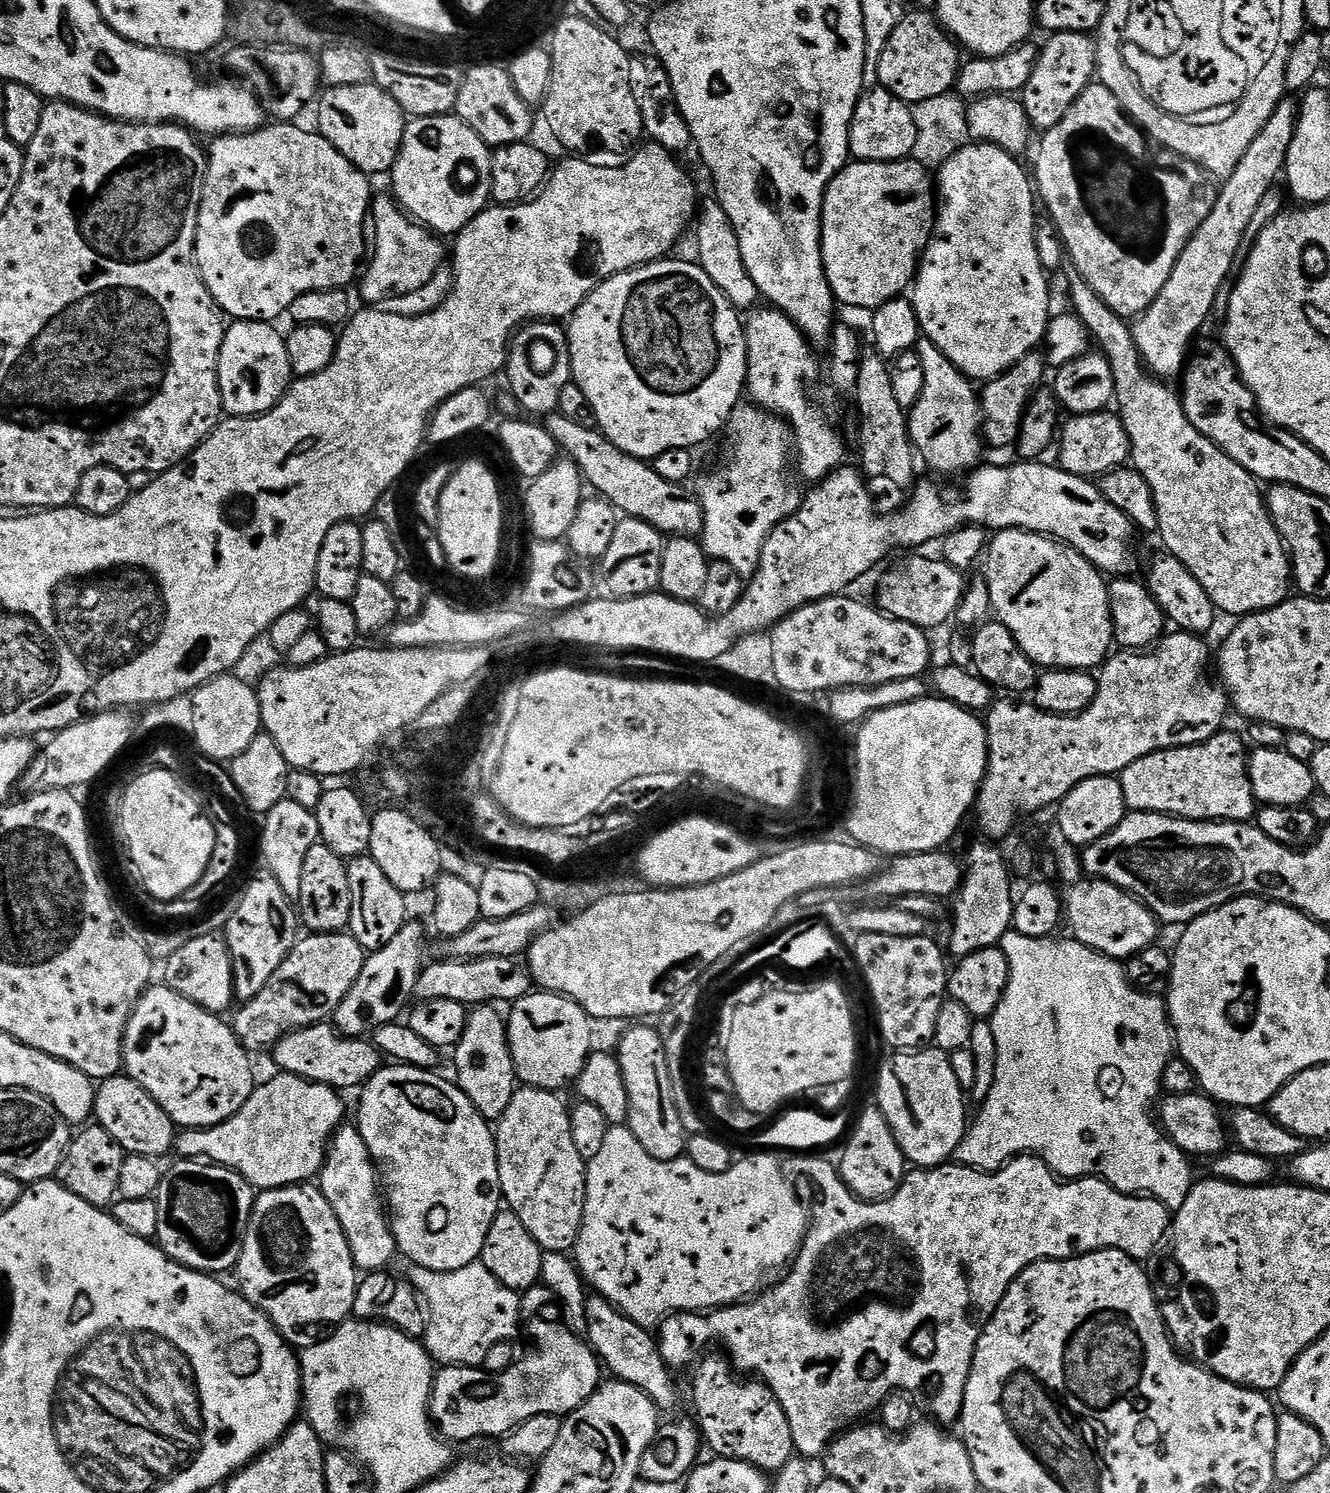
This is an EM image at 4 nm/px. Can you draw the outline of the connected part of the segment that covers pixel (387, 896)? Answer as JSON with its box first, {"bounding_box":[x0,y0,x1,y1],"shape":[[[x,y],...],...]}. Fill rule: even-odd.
{"bounding_box":[347,854,409,953],"shape":[[[371,854],[353,856],[347,861],[347,865],[352,895],[352,913],[348,923],[350,935],[369,953],[374,953],[386,946],[386,942],[390,942],[390,938],[394,938],[394,934],[398,934],[398,930],[402,930],[409,919],[408,904],[404,901],[407,899],[405,893],[400,892],[398,886],[390,882],[390,878],[386,878],[382,866],[374,862]]]}

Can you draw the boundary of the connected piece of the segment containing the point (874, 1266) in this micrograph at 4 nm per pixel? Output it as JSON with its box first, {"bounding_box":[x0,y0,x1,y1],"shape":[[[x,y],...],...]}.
{"bounding_box":[658,1154,1170,1458],"shape":[[[1021,1154],[1009,1160],[999,1172],[981,1172],[978,1168],[969,1168],[959,1162],[945,1162],[939,1168],[912,1170],[905,1175],[900,1189],[893,1192],[891,1196],[885,1196],[883,1200],[861,1200],[859,1196],[853,1194],[844,1185],[835,1163],[827,1164],[824,1160],[804,1160],[797,1166],[796,1172],[800,1176],[805,1176],[809,1186],[812,1187],[812,1208],[810,1204],[808,1233],[804,1235],[804,1242],[800,1245],[796,1259],[783,1273],[785,1276],[781,1278],[780,1285],[773,1292],[765,1291],[747,1302],[730,1304],[726,1308],[717,1308],[707,1314],[677,1312],[659,1325],[658,1343],[662,1358],[669,1368],[679,1370],[686,1367],[688,1363],[691,1365],[699,1361],[705,1355],[704,1347],[707,1344],[716,1344],[721,1340],[725,1348],[723,1351],[737,1373],[755,1374],[776,1395],[792,1427],[796,1452],[805,1458],[823,1457],[828,1445],[836,1439],[841,1429],[847,1430],[857,1422],[863,1421],[867,1417],[864,1416],[867,1412],[875,1413],[884,1399],[894,1392],[908,1393],[923,1411],[925,1408],[932,1415],[929,1417],[935,1418],[941,1425],[955,1425],[959,1421],[960,1411],[964,1405],[964,1391],[972,1369],[972,1355],[980,1332],[987,1326],[989,1318],[996,1313],[997,1306],[1010,1290],[1012,1283],[1025,1270],[1040,1260],[1070,1260],[1073,1256],[1101,1252],[1104,1248],[1117,1248],[1131,1256],[1133,1260],[1144,1262],[1157,1255],[1159,1248],[1156,1247],[1160,1243],[1161,1245],[1165,1243],[1170,1232],[1170,1209],[1161,1200],[1154,1200],[1151,1196],[1120,1192],[1117,1188],[1111,1188],[1105,1180],[1095,1176],[1086,1176],[1075,1182],[1062,1182],[1061,1177],[1048,1167],[1045,1160],[1031,1154]]]}

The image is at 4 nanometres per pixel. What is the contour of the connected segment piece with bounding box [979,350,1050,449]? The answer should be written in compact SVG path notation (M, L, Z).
M1037 350L1022 358L1014 366L1010 366L1001 376L996 376L993 380L987 381L979 393L980 411L982 413L982 439L989 449L1008 448L1010 449L1017 443L1019 430L1024 417L1024 411L1028 409L1028 403L1032 401L1033 396L1041 391L1044 375L1050 372L1050 365L1043 351Z

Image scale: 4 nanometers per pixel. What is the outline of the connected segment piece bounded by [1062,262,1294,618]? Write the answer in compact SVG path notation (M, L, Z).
M1065 263L1063 269L1068 280L1068 289L1070 301L1072 300L1071 308L1073 313L1079 317L1081 322L1087 326L1091 337L1100 343L1099 349L1101 353L1107 357L1110 362L1111 369L1114 373L1114 382L1116 390L1116 404L1120 406L1120 417L1123 425L1126 426L1126 432L1130 438L1130 446L1132 447L1132 455L1130 457L1131 463L1134 465L1136 471L1142 474L1142 478L1146 478L1146 482L1150 486L1150 490L1154 494L1154 502L1158 510L1158 522L1160 523L1158 529L1158 536L1164 539L1167 555L1174 556L1176 559L1181 560L1186 566L1186 570L1190 570L1190 574L1194 574L1194 578L1198 578L1198 582L1202 586L1202 590L1206 590L1206 594L1210 594L1210 598L1214 602L1214 606L1221 612L1229 612L1232 618L1243 618L1251 616L1253 612L1264 612L1268 608L1278 606L1286 599L1289 599L1290 589L1293 587L1294 581L1292 578L1292 561L1290 553L1285 545L1284 539L1281 538L1280 532L1276 529L1276 524L1272 520L1271 513L1268 512L1268 505L1266 503L1265 493L1262 491L1261 485L1258 483L1255 476L1250 475L1242 466L1238 466L1238 462L1234 462L1234 458L1230 458L1224 451L1222 451L1213 440L1208 440L1194 428L1194 424L1190 422L1188 415L1185 413L1183 399L1176 393L1164 386L1163 381L1156 379L1150 372L1148 372L1144 361L1141 358L1140 352L1137 350L1136 339L1134 339L1131 327L1126 326L1127 321L1117 315L1115 311L1102 299L1097 292L1089 286L1088 283L1081 277L1081 272L1072 265L1072 263Z

